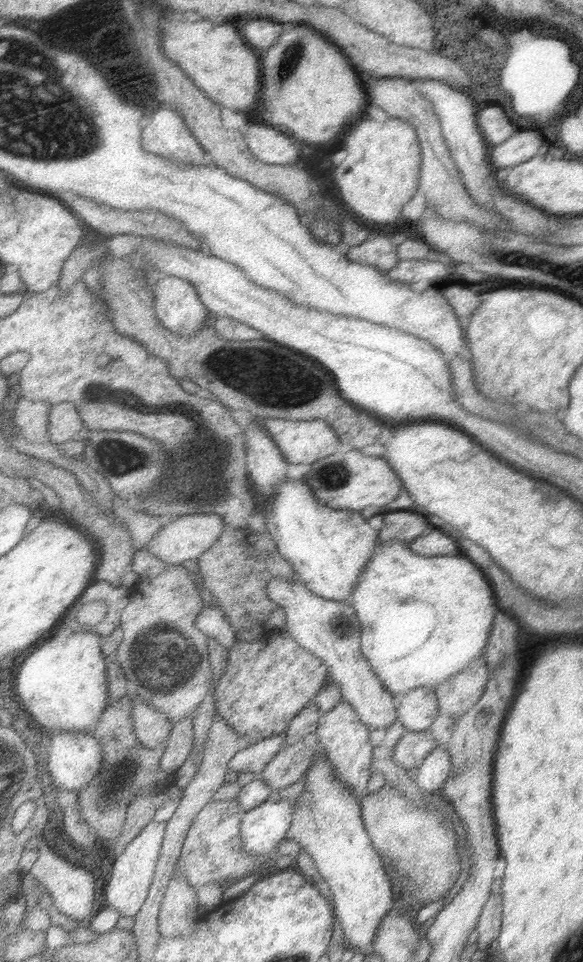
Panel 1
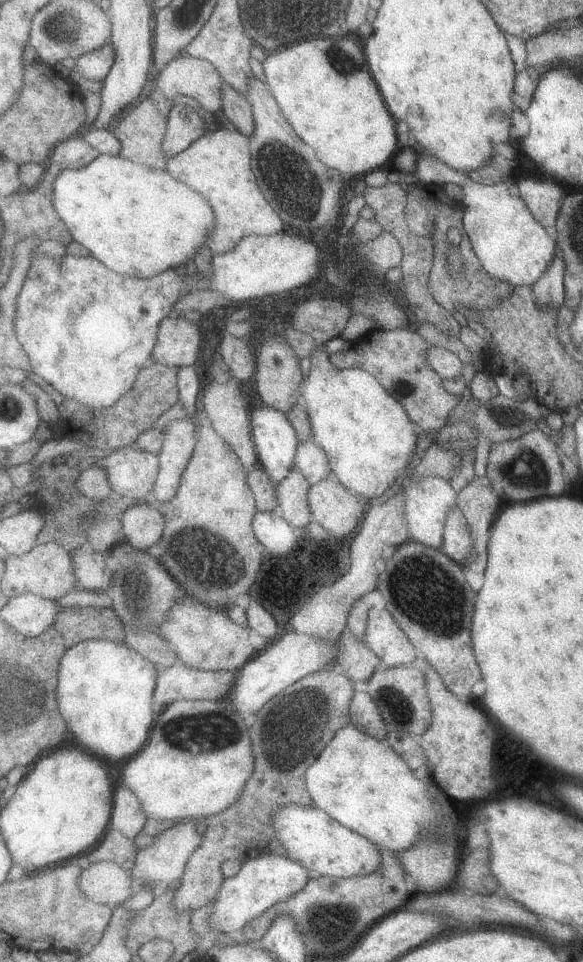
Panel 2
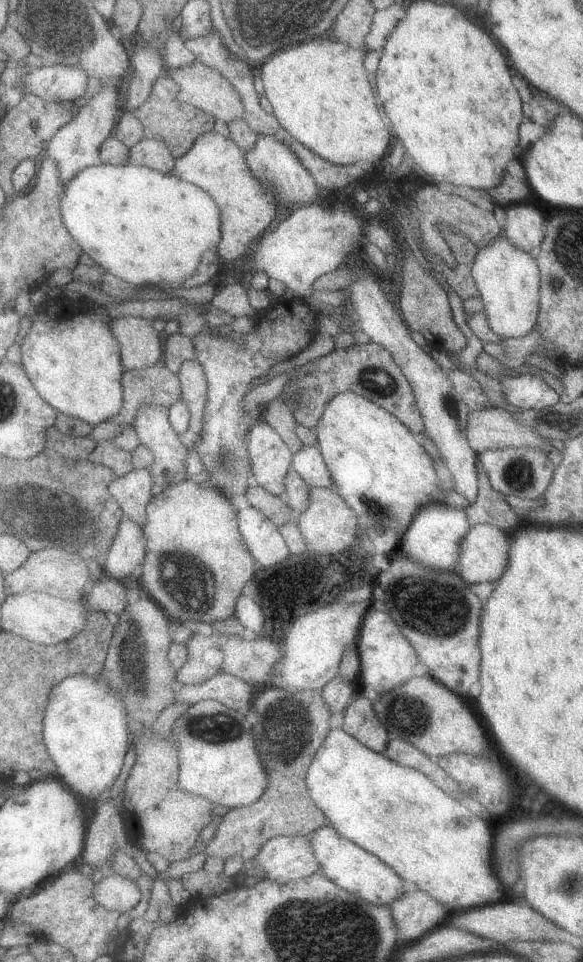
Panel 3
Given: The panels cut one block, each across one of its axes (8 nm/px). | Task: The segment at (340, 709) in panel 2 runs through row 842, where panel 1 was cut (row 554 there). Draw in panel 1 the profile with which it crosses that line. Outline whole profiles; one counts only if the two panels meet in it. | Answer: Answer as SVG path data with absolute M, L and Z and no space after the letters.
M227 528L213 548L199 558L199 574L203 588L219 600L219 606L225 610L225 616L231 620L237 632L251 630L255 626L263 628L263 620L269 618L275 608L281 608L269 598L269 582L273 578L301 582L297 568L291 566L283 554L279 554L275 538L271 534L251 532L249 528Z

